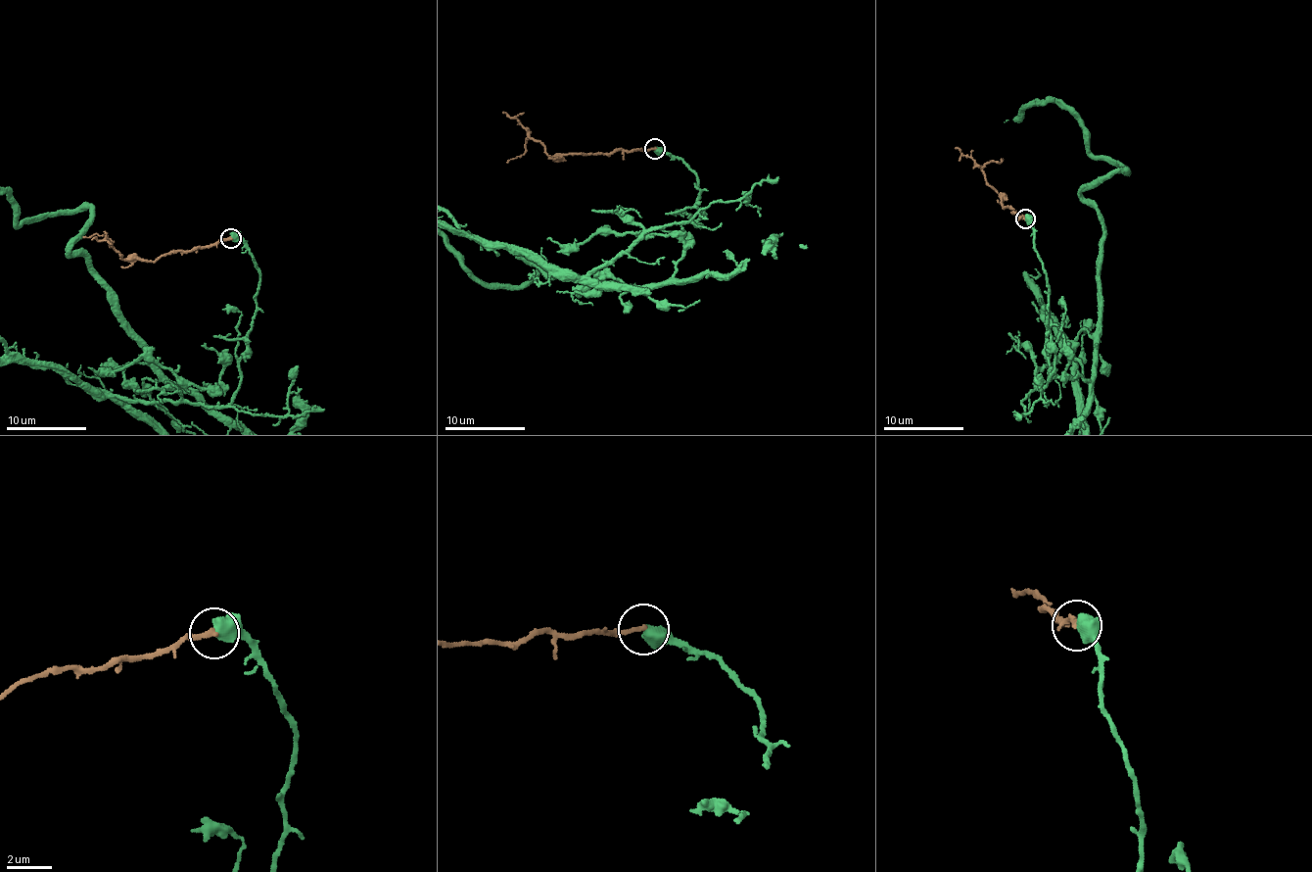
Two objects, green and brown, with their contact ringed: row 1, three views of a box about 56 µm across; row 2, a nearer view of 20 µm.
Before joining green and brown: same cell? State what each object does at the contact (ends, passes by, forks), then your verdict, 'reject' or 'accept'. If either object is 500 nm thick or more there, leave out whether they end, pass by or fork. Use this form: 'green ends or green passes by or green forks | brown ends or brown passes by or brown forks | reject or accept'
accept

